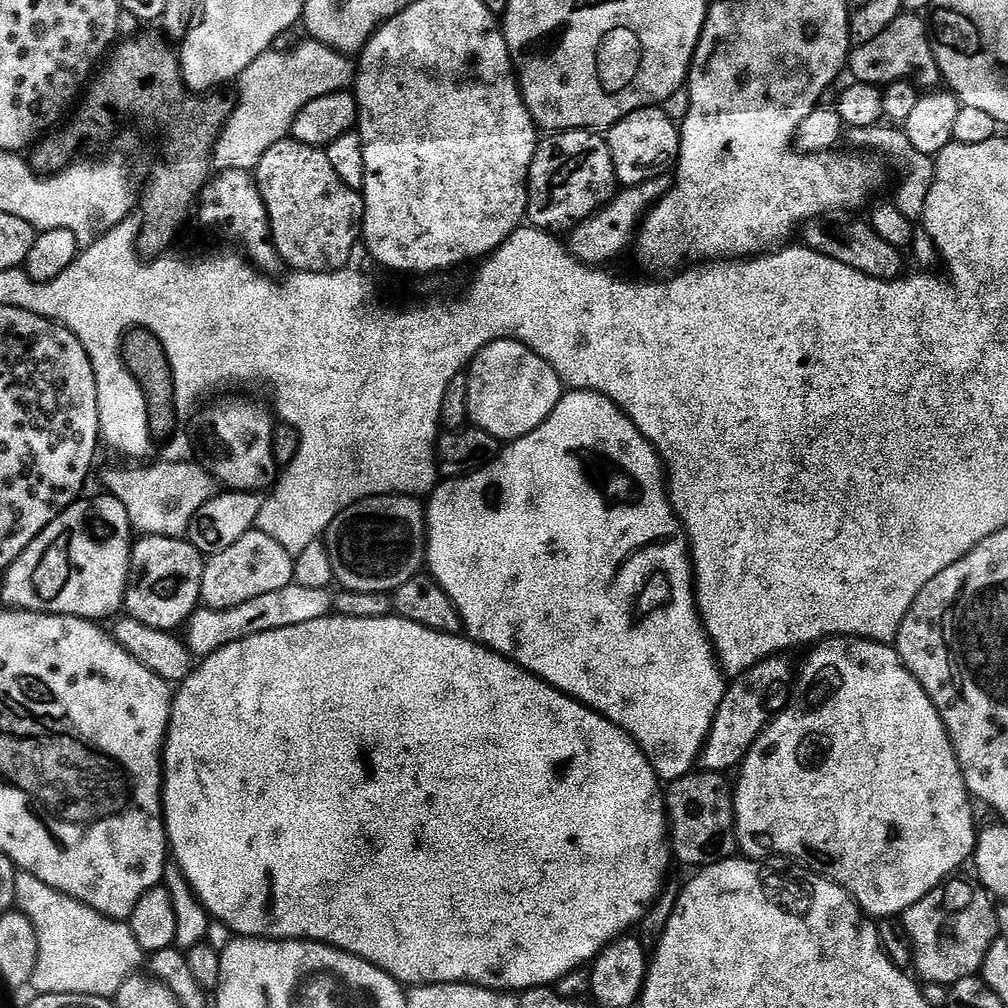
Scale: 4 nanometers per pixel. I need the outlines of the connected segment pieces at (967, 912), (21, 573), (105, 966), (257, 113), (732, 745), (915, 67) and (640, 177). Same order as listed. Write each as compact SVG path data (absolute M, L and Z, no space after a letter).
M960 878L941 884L902 916L902 928L914 957L914 972L924 984L951 986L962 978L977 975L990 946L998 938L993 897L975 883L956 879Z
M101 494L96 496L93 500L81 498L75 504L71 504L65 512L60 513L59 516L53 518L50 526L46 526L46 530L42 530L42 534L38 534L38 538L34 538L34 542L30 542L30 546L18 557L15 562L8 567L3 573L4 576L4 600L9 609L23 610L26 612L43 612L50 616L81 616L83 620L90 620L93 622L103 621L103 616L115 617L116 611L121 611L126 595L126 589L130 583L130 561L132 558L132 544L128 540L128 532L130 533L130 525L128 516L122 507L109 494Z
M17 871L14 882L16 891L15 907L23 912L24 917L34 926L38 938L38 962L32 975L30 985L33 993L46 994L86 994L87 996L103 996L114 998L120 993L120 987L128 981L129 976L137 971L140 959L146 953L138 946L138 938L134 938L131 923L112 920L102 913L94 911L90 906L46 886L34 874Z
M308 38L305 44L292 48L289 52L269 50L263 52L238 77L240 96L235 97L236 109L228 120L228 125L220 133L219 143L228 148L241 148L248 152L257 148L262 154L270 146L289 139L294 118L302 106L310 106L314 98L351 89L354 84L354 64L347 55L335 52L324 44Z
M769 658L762 664L751 668L744 675L735 677L727 685L724 700L720 703L718 714L712 723L712 729L708 735L708 742L704 745L704 751L700 754L699 767L705 772L719 772L728 774L728 771L739 769L743 759L748 755L748 749L752 743L764 733L764 729L770 723L768 716L768 699L772 691L779 684L784 684L794 676L794 672L788 669L784 658Z
M901 14L870 42L856 44L851 49L847 71L852 71L851 79L858 84L887 86L899 80L910 80L921 90L932 90L941 83L940 67L934 58L932 38L925 17L920 14Z
M663 107L639 108L607 129L610 158L614 162L617 185L633 188L659 176L668 176L680 157L680 129L677 121L668 117Z

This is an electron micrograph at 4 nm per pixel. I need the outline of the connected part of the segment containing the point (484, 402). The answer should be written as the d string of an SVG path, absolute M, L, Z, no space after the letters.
M496 340L488 344L482 351L477 352L476 357L466 372L468 378L468 420L476 423L488 436L496 440L511 442L520 440L526 434L530 434L558 406L562 395L560 376L545 362L537 352L531 352L525 344L517 340Z

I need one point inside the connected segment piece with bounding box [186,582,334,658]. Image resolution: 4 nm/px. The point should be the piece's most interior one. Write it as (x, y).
(209, 629)

